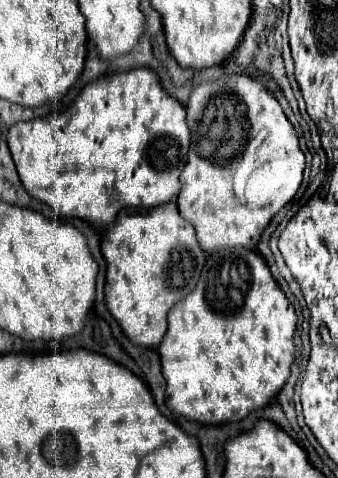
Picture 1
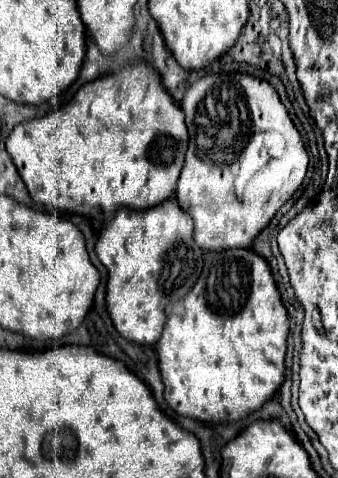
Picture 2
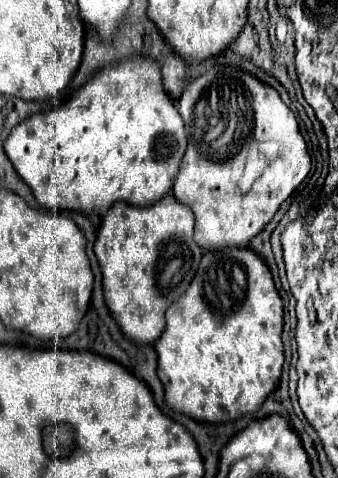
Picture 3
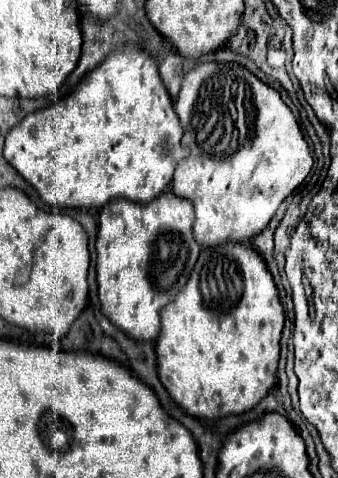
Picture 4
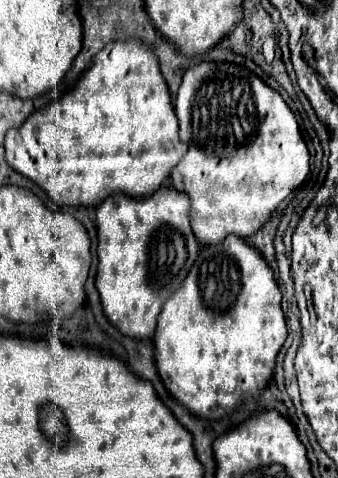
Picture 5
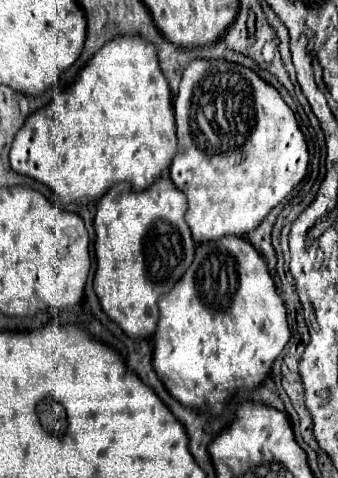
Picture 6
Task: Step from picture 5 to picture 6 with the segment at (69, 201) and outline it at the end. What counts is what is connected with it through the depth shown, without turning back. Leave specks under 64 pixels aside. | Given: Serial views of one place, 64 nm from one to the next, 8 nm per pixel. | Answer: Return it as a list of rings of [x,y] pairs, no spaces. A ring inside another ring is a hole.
[[[116,36],[82,68],[70,92],[60,92],[51,103],[28,116],[20,134],[14,136],[10,166],[24,176],[48,186],[64,204],[90,202],[104,196],[104,192],[120,182],[128,180],[136,188],[152,184],[172,162],[178,152],[176,124],[172,112],[172,92],[164,78],[154,44],[142,36]]]

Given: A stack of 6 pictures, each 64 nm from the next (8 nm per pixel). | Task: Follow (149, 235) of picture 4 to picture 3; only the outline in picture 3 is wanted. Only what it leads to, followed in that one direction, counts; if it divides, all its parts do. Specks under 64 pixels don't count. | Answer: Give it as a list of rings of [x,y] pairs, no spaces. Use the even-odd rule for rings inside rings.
[[[172,194],[148,208],[116,202],[106,212],[94,252],[102,270],[104,302],[122,334],[132,342],[154,344],[164,330],[164,312],[196,274],[202,250],[192,240],[194,212]]]

